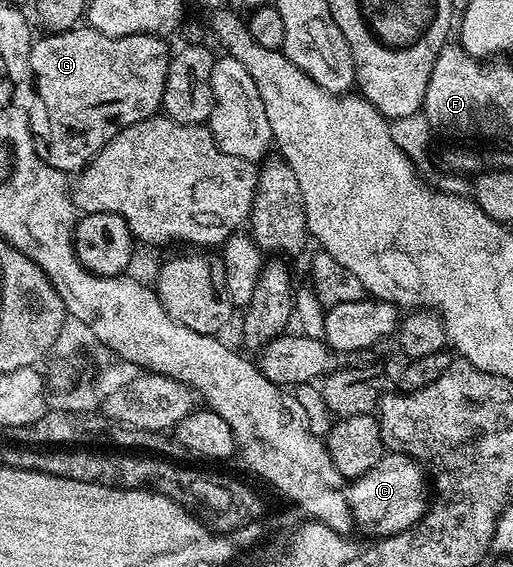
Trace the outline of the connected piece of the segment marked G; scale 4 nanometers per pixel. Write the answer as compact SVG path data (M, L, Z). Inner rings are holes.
M87 24L43 36L33 41L28 67L48 122L33 121L32 133L40 159L72 176L92 162L122 128L153 117L163 107L170 49L158 34L115 38Z

